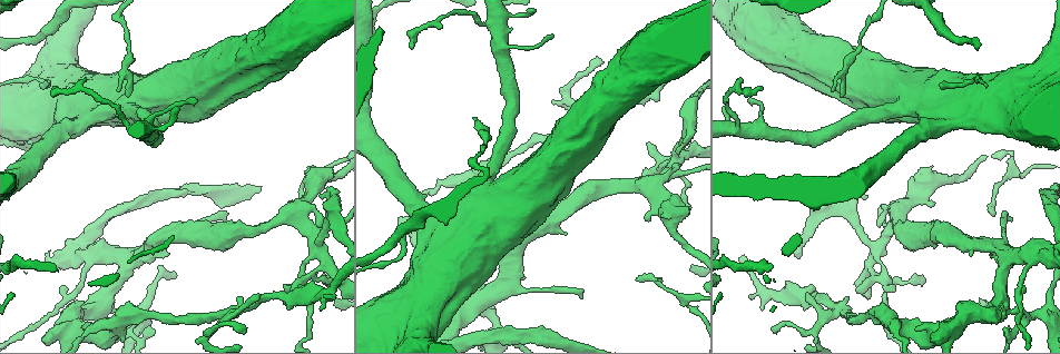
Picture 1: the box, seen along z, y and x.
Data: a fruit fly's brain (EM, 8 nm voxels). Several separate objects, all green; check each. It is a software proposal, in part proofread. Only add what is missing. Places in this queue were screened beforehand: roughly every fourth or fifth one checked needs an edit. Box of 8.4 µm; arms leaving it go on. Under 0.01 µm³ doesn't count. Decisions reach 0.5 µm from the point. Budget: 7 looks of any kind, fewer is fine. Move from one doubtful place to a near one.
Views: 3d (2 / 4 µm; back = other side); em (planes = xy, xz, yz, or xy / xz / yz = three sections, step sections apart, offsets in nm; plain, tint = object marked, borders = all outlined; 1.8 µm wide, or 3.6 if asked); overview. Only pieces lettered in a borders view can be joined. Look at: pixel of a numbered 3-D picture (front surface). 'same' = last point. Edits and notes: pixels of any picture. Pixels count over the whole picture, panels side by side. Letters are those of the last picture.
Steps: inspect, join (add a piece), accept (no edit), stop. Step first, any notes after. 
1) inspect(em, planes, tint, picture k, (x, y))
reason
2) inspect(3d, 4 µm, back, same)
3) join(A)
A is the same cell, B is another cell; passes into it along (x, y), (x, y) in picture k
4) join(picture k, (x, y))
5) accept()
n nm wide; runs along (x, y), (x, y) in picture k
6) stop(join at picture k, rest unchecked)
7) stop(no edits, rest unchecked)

inspect(3d, 2 µm, picture 1, (994, 212))
thin end

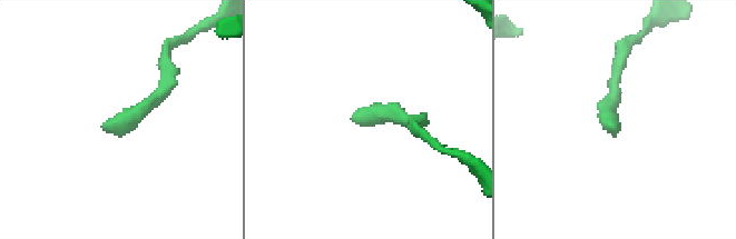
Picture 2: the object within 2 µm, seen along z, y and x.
inspect(em, yz, step 4, tint, picture 2, (615, 131))
shape alone is not enough

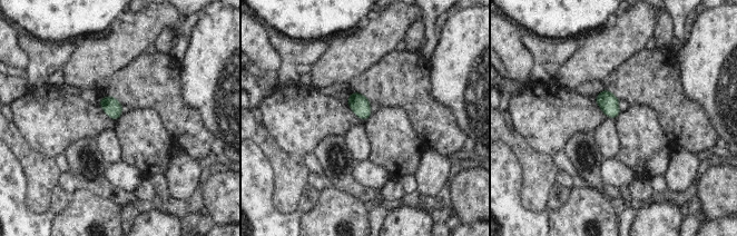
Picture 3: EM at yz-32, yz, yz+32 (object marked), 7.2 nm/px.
inspect(em, xz, step 4, borders, same)

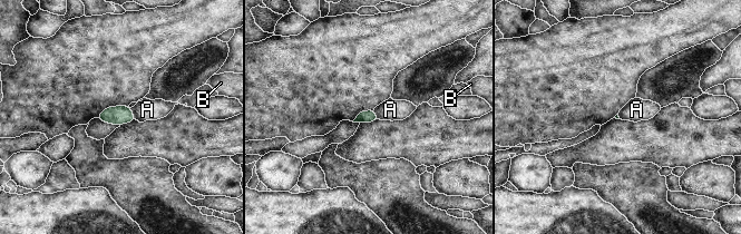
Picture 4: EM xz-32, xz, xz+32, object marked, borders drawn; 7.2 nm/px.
accept()
A and B are other cells; border along (129, 108), (136, 119) in picture 4; no lettered piece goes on from it

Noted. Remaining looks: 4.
inspect(3d, 4 µm, back, picture 1, (318, 247))
thick turns thin

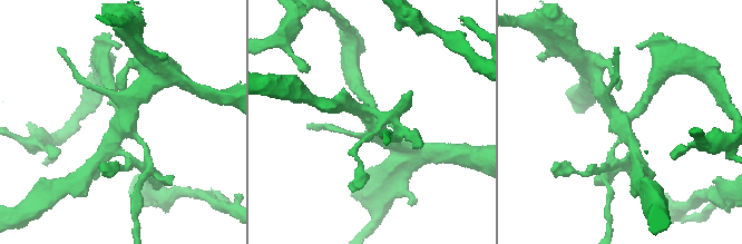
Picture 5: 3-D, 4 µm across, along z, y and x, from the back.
inspect(em, planes, borders, picture 5, (373, 125))

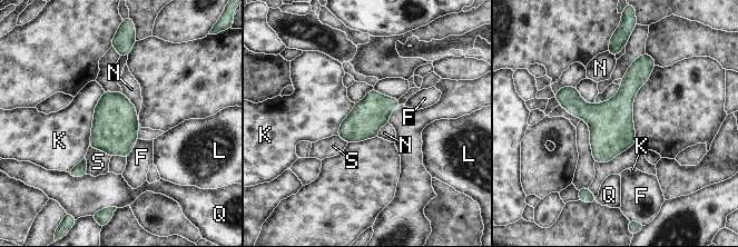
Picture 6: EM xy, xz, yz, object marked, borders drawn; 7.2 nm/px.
accept()
240 nm wide; F, K, L, N, Q and S are other cells; border along (121, 92), (135, 107), (138, 119) in picture 6; no lettered piece goes on from it

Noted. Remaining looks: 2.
inspect(em, planes, borders, picture 1, (126, 95))

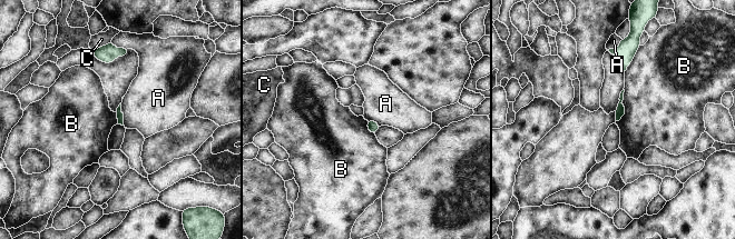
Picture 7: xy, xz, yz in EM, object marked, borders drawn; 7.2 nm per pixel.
accept()
A, B and C are other cells; border along (120, 103), (124, 125) in picture 7; none of them fits

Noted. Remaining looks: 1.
stop(no edits, rest unchecked)

